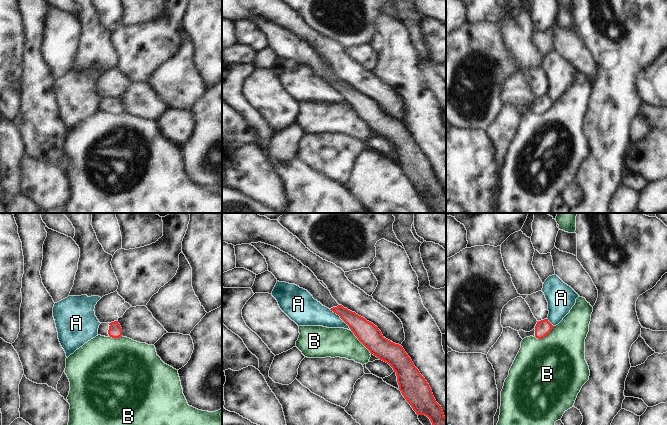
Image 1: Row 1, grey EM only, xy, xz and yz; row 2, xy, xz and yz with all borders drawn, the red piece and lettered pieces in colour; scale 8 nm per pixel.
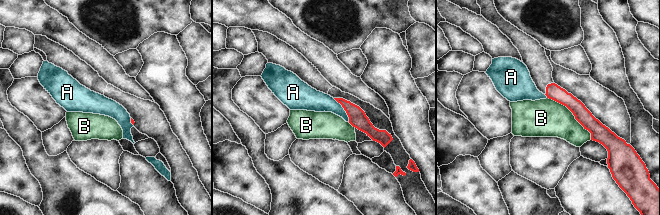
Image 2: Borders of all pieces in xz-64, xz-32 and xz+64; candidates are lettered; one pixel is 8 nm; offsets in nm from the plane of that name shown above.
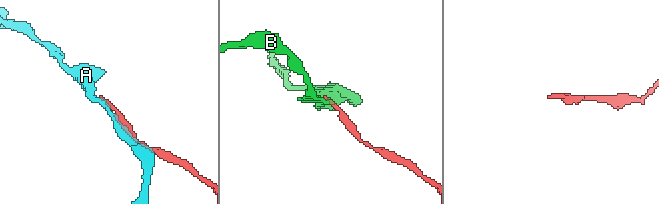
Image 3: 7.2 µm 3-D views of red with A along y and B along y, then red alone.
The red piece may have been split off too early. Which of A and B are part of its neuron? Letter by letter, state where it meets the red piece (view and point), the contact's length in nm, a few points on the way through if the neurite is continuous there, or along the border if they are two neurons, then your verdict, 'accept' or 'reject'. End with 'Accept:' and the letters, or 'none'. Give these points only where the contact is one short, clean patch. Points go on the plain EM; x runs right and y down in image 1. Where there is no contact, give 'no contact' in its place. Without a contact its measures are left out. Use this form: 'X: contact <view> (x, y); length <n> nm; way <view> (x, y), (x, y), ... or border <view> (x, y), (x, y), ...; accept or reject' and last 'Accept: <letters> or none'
A: contact xz (340, 93); length 240 nm; border xz (329, 85), (335, 88), (351, 105); reject
B: contact xz (360, 117); length 260 nm; reject
Accept: none

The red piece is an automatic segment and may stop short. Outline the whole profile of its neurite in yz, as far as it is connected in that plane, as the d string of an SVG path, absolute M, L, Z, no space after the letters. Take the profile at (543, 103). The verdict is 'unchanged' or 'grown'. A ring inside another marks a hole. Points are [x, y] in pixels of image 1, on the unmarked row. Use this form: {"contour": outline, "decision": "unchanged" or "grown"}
{"contour": "M544 95L538 97L535 104L532 107L525 108L523 106L519 106L518 109L522 115L530 112L535 112L538 115L542 115L550 109L553 103L554 102L548 97L548 95Z", "decision": "grown"}

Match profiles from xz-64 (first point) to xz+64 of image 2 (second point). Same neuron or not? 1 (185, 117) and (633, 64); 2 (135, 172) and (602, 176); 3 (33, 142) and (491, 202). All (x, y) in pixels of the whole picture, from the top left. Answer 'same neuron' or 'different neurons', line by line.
1: different neurons
2: same neuron
3: different neurons

